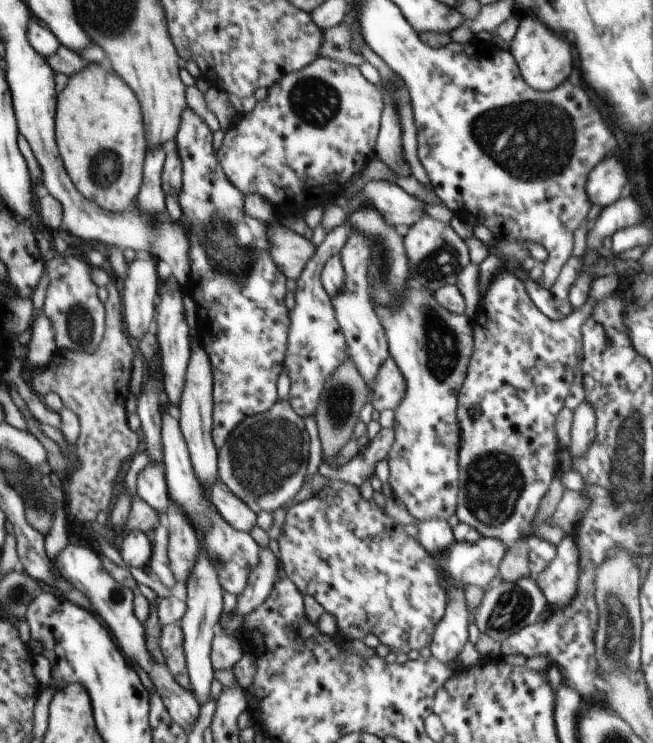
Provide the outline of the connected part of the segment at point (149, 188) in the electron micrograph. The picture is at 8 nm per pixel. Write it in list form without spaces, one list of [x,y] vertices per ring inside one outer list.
[[[155,146],[155,148],[151,148],[146,156],[146,165],[143,168],[142,189],[137,199],[139,212],[141,210],[147,212],[147,214],[166,212],[164,194],[160,188],[160,175],[167,146]]]

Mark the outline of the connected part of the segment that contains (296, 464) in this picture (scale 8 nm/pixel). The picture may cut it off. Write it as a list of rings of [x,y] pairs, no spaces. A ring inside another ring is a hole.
[[[280,399],[262,415],[244,419],[226,443],[216,449],[216,478],[255,515],[262,511],[272,513],[299,490],[307,468],[308,448],[301,442],[308,441],[302,418],[295,414],[287,399]]]

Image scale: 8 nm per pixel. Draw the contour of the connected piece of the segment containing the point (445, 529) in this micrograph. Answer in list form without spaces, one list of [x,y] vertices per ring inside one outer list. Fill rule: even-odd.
[[[441,518],[419,520],[416,528],[417,541],[435,558],[439,558],[439,552],[447,550],[447,546],[451,546],[454,542],[452,528]]]

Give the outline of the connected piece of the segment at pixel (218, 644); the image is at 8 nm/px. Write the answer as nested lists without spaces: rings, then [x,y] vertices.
[[[216,630],[210,643],[209,658],[213,670],[225,670],[234,667],[245,651],[245,647],[233,636]]]

